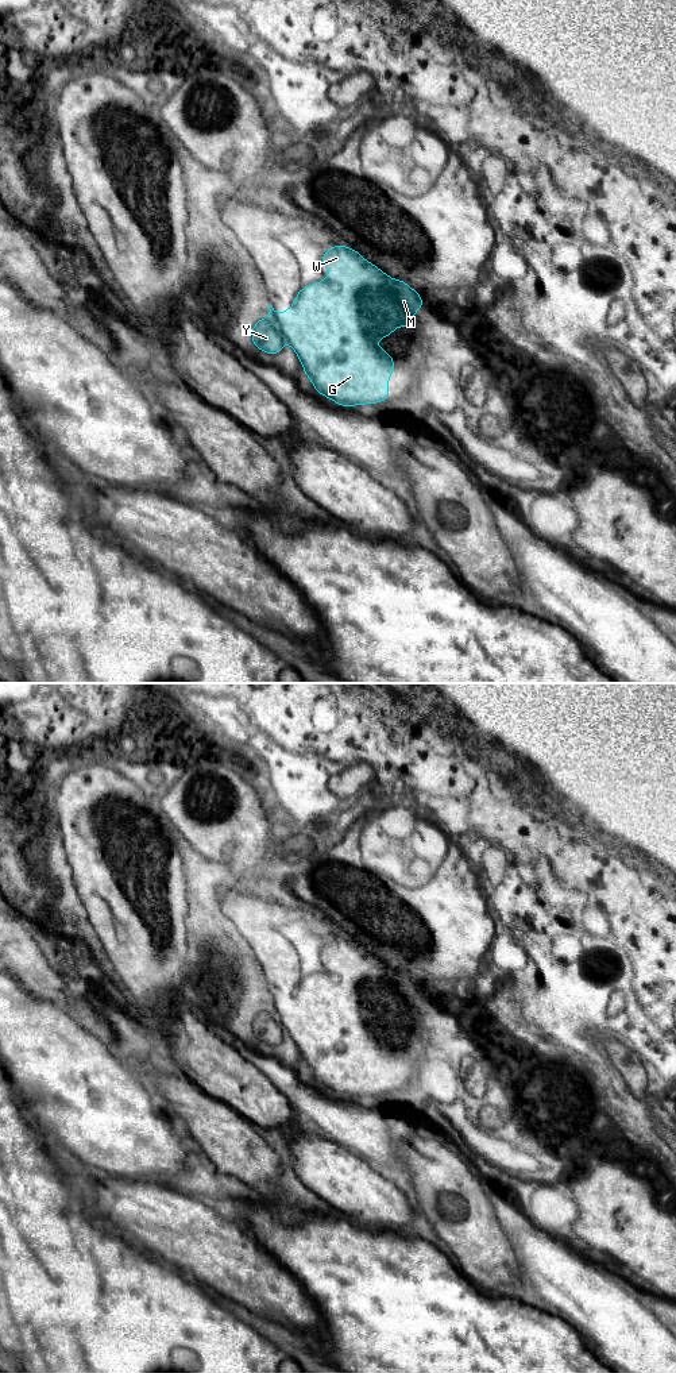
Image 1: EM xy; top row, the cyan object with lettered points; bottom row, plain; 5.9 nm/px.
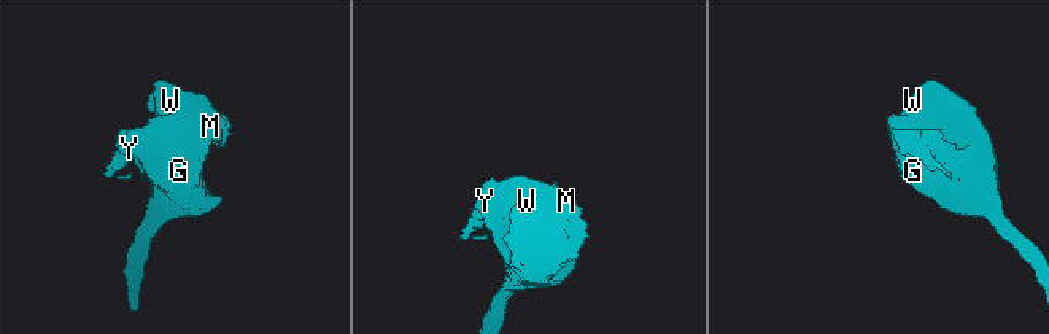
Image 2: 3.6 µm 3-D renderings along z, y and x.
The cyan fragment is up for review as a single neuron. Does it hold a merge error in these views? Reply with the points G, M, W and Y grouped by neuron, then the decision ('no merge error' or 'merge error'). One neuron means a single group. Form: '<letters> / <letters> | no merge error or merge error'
G M W / Y | merge error

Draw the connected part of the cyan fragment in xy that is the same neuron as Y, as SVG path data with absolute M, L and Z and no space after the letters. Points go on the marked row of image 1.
M269 305L269 309L269 316L254 325L251 336L255 347L266 354L274 355L281 352L287 340L278 325L275 309L271 305Z

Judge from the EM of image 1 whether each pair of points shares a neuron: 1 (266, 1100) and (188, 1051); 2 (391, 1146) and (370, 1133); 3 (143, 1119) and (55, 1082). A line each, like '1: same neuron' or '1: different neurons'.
1: same neuron
2: same neuron
3: same neuron

